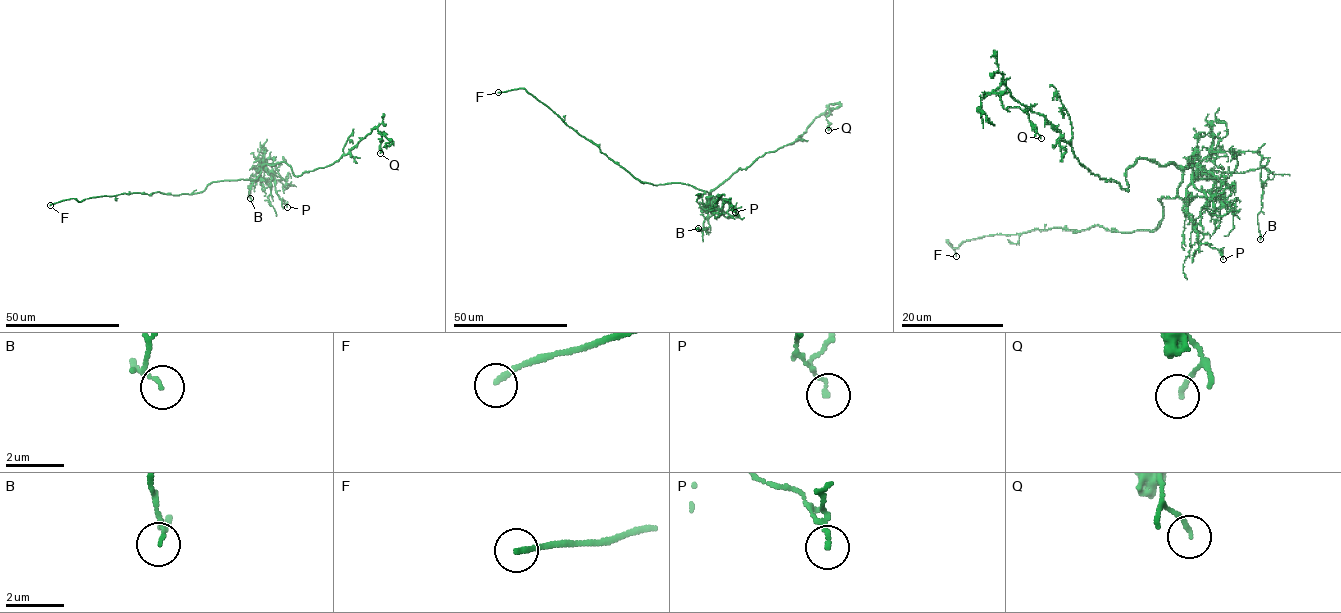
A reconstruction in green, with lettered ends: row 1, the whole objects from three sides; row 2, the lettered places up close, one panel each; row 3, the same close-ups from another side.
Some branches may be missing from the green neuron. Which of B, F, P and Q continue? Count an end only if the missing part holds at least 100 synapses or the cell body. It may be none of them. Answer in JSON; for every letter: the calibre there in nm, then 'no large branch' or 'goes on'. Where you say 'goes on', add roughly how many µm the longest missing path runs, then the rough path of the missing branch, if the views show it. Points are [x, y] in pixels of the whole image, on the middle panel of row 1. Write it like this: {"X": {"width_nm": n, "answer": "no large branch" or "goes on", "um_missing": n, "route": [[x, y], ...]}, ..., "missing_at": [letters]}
{"B": {"width_nm": 110, "answer": "no large branch"}, "F": {"width_nm": 180, "answer": "goes on", "um_missing": 10, "route": [[498, 92], [487, 100], [486, 107]]}, "P": {"width_nm": 120, "answer": "no large branch"}, "Q": {"width_nm": 140, "answer": "no large branch"}, "missing_at": ["F"]}

